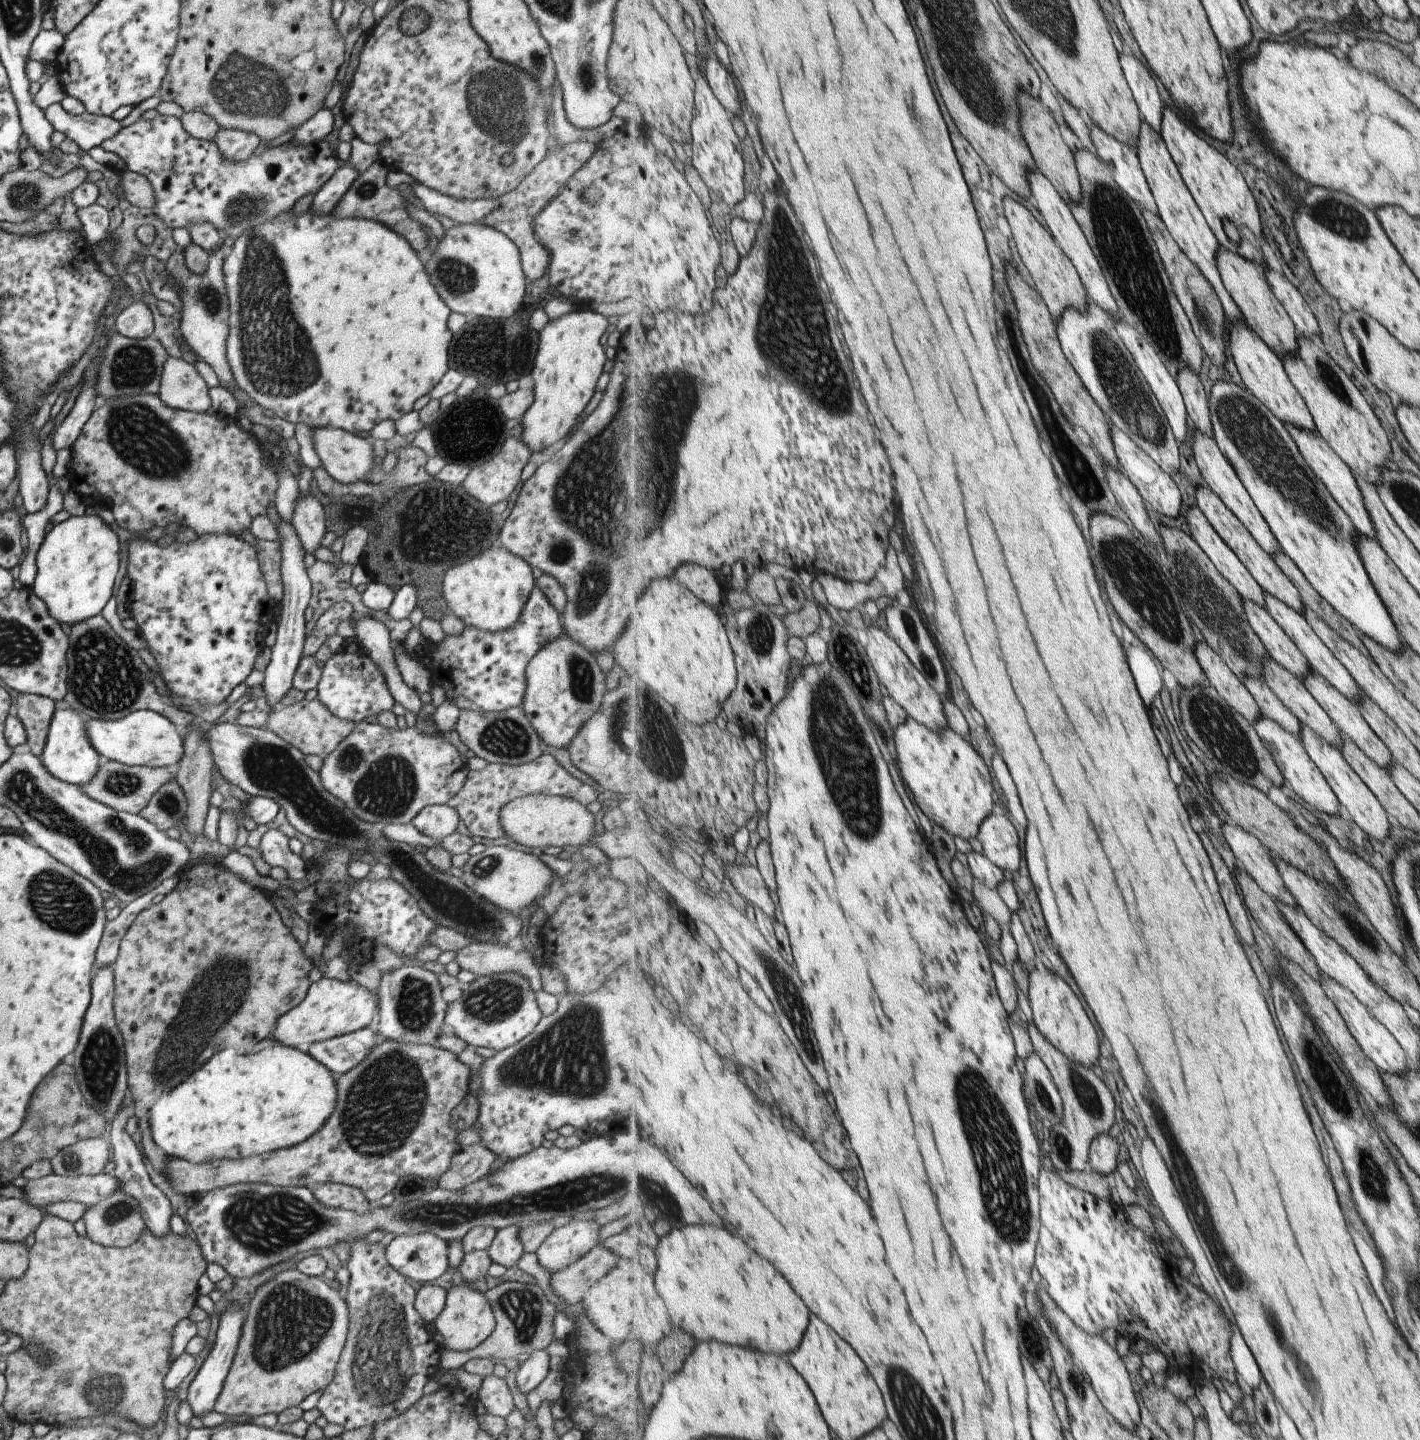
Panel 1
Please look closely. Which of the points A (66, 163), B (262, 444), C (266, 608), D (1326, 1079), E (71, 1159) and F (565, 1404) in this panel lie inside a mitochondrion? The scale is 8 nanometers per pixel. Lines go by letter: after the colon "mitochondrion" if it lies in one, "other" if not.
A: other
B: other
C: other
D: mitochondrion
E: mitochondrion
F: other

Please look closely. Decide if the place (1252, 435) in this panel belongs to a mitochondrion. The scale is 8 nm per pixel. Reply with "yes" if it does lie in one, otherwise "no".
yes

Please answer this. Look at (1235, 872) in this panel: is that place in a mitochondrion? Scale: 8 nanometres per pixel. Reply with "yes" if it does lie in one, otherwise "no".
no

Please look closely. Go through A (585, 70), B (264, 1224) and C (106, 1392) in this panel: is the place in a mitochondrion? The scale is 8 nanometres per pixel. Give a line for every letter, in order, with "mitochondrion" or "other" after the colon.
A: mitochondrion
B: mitochondrion
C: mitochondrion

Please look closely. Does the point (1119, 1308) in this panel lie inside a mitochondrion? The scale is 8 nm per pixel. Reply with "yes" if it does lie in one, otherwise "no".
no

